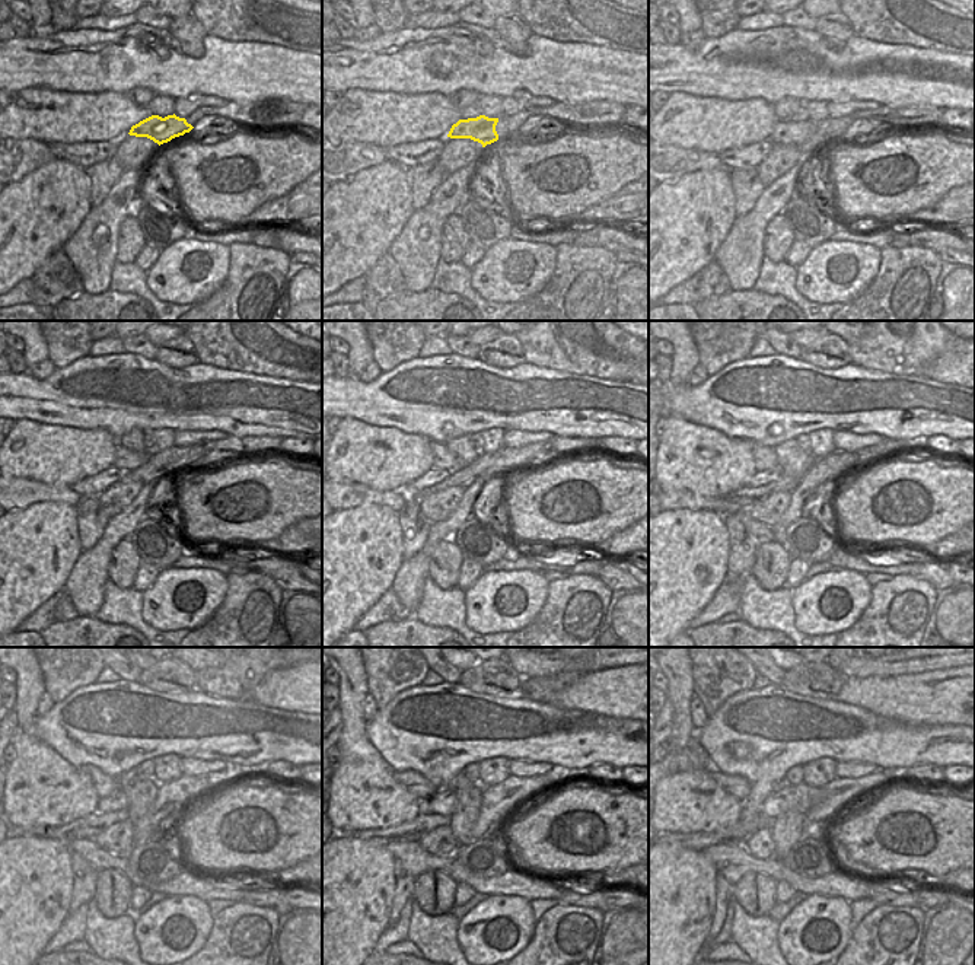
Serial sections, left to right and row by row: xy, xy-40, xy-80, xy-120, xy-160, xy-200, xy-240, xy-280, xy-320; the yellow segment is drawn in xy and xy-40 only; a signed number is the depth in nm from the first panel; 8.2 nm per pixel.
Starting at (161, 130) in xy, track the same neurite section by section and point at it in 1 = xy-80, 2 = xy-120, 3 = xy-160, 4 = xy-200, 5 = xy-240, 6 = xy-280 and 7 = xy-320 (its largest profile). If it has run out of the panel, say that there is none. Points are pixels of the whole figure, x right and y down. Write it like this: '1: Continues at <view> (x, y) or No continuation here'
1: Continues at xy-80 (796, 133)
2: Continues at xy-120 (126, 459)
3: Continues at xy-160 (443, 459)
4: Continues at xy-200 (764, 456)
5: Continues at xy-240 (104, 784)
6: Continues at xy-280 (413, 782)
7: Continues at xy-320 (735, 784)

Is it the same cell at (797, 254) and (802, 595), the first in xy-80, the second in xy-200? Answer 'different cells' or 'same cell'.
different cells

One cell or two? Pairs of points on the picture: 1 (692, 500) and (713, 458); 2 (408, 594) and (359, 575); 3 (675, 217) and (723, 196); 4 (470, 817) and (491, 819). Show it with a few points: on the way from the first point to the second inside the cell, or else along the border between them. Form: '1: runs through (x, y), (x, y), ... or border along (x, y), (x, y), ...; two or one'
1: border along (663, 491), (690, 490), (707, 497), (725, 497); two
2: border along (404, 559), (389, 588); two
3: runs through (687, 217), (711, 196); one
4: border along (484, 787), (481, 809), (470, 831), (468, 843); two

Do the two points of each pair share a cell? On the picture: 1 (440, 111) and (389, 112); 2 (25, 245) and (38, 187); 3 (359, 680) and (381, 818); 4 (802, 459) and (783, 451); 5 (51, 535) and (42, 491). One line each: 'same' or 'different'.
1: same
2: same
3: same
4: same
5: different

